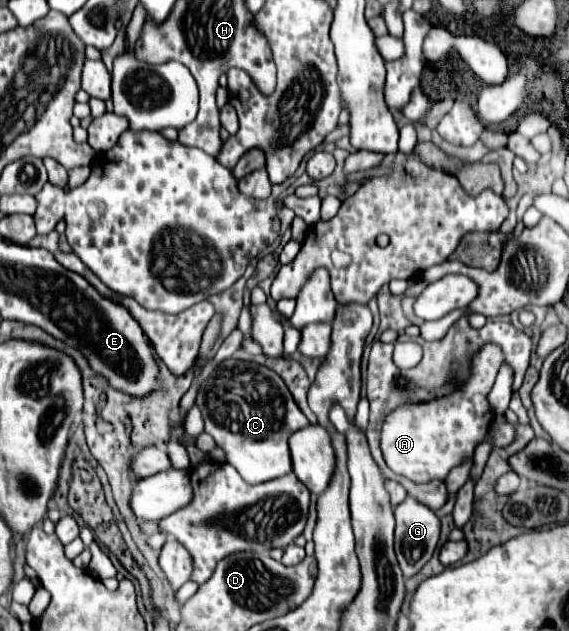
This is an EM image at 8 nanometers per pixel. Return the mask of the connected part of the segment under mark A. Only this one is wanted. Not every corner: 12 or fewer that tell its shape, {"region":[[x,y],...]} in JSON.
{"region":[[501,346],[437,402],[385,418],[381,452],[413,482],[445,480],[471,460],[493,420],[487,394]]}

